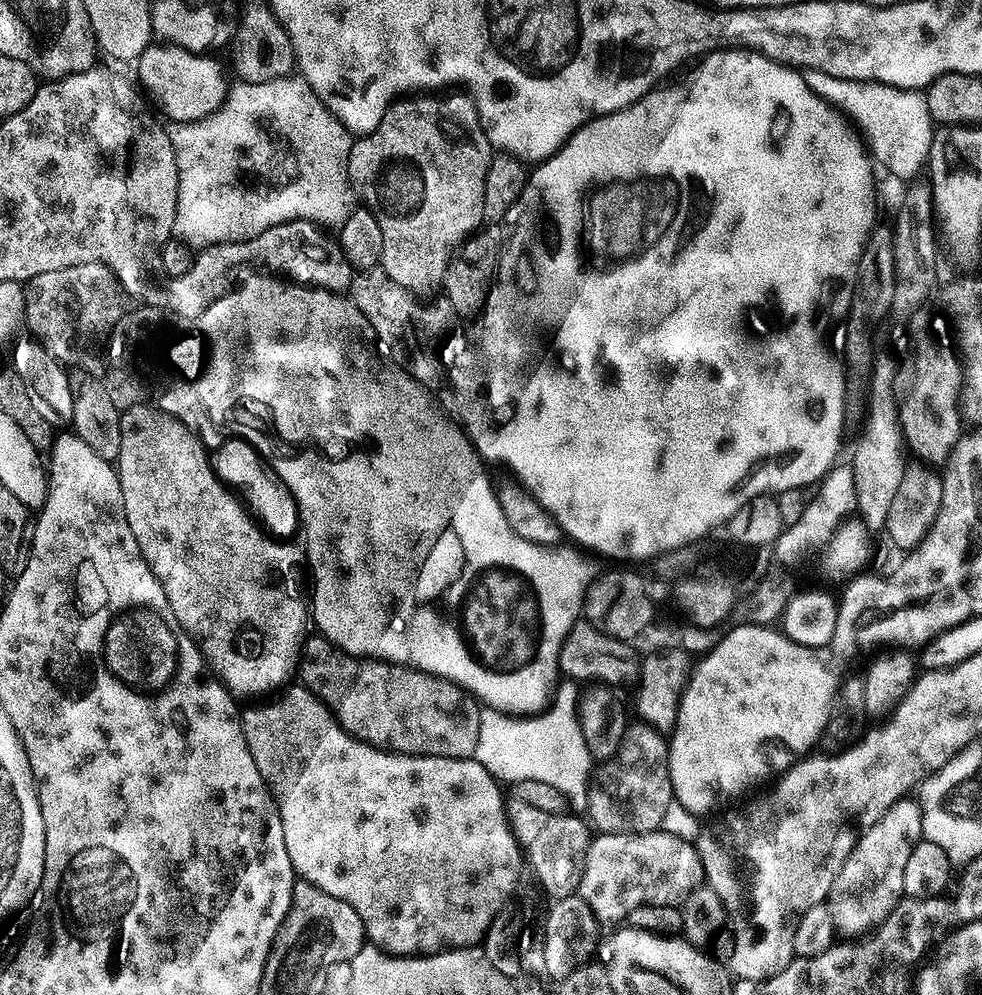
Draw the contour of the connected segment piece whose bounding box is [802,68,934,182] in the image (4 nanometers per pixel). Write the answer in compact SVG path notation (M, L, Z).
M809 68L803 69L802 75L806 86L814 95L827 100L843 113L849 112L856 119L868 138L866 144L870 149L871 159L876 164L880 163L890 175L908 182L925 171L934 122L930 118L928 98L923 91L876 84L873 80L843 80L830 74L822 74L822 70Z

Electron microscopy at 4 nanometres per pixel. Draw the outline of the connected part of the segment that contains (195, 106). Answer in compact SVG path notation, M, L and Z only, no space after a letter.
M153 42L135 61L135 79L138 84L140 79L139 87L146 93L147 99L153 105L156 103L172 122L191 124L205 120L222 107L230 89L230 80L224 77L223 66L209 56L179 48L178 45Z

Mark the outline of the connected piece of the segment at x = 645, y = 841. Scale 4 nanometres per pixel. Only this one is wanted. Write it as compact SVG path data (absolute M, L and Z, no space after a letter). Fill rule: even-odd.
M668 830L647 832L645 836L596 834L591 837L588 845L578 894L587 902L590 910L594 910L596 919L601 925L616 926L627 921L631 911L640 906L683 905L684 899L704 883L704 867L700 855L696 853L696 845L691 839L683 840L680 836L671 836Z

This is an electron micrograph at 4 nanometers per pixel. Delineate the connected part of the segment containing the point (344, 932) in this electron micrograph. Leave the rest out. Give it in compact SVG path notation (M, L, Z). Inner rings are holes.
M297 879L296 885L292 887L290 911L278 930L276 940L289 940L292 943L288 948L286 968L288 972L299 974L313 971L318 966L329 970L343 960L344 963L350 962L366 943L364 923L362 918L358 918L358 910L354 910L350 902L342 902L342 898L334 898L334 894L326 894L326 890L318 890L318 886L302 879ZM307 936L312 945L304 952L304 947L308 944Z

